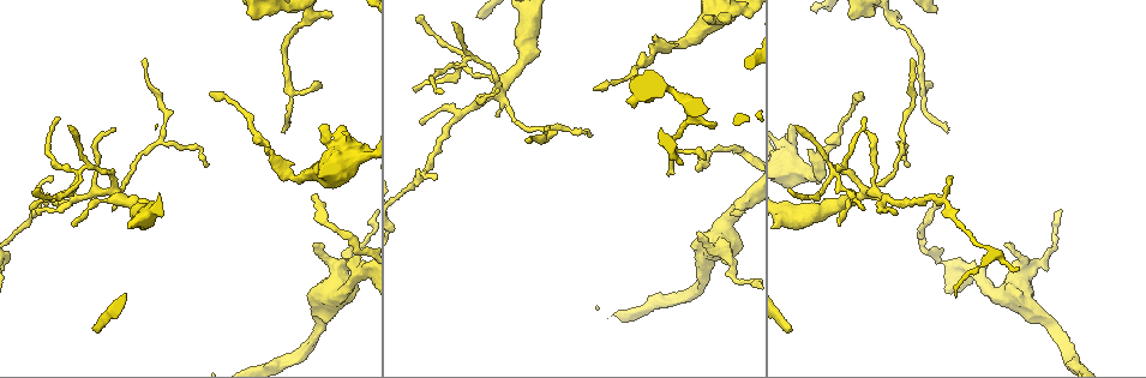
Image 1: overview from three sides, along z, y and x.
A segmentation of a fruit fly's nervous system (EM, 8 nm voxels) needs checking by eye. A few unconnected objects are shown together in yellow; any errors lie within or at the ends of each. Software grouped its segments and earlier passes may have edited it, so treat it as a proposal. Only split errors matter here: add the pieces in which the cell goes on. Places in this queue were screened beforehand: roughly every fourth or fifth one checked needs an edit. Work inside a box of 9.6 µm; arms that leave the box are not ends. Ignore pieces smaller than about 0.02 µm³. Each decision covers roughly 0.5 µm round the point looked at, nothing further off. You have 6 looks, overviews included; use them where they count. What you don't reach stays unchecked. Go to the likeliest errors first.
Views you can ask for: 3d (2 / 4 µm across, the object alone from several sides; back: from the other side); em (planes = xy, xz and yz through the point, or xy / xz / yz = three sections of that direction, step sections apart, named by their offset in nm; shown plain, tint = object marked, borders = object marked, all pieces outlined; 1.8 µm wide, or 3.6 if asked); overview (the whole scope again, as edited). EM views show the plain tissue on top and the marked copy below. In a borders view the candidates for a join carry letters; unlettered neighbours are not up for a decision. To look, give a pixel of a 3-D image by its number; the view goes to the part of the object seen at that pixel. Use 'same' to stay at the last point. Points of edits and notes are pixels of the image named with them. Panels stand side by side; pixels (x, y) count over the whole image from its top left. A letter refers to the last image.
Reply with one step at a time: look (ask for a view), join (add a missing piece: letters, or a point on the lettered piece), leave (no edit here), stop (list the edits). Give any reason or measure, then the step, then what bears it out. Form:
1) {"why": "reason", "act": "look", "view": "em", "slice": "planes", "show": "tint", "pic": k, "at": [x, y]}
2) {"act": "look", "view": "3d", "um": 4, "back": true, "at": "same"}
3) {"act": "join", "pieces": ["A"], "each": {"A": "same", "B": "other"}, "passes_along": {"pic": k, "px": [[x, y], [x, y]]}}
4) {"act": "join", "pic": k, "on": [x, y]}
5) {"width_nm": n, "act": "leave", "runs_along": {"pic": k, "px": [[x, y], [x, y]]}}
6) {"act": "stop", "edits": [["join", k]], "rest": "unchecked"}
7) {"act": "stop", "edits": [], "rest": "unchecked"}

{"act": "look", "view": "em", "slice": "yz", "step": 8, "show": "borders", "pic": 1, "at": [252, 17]}

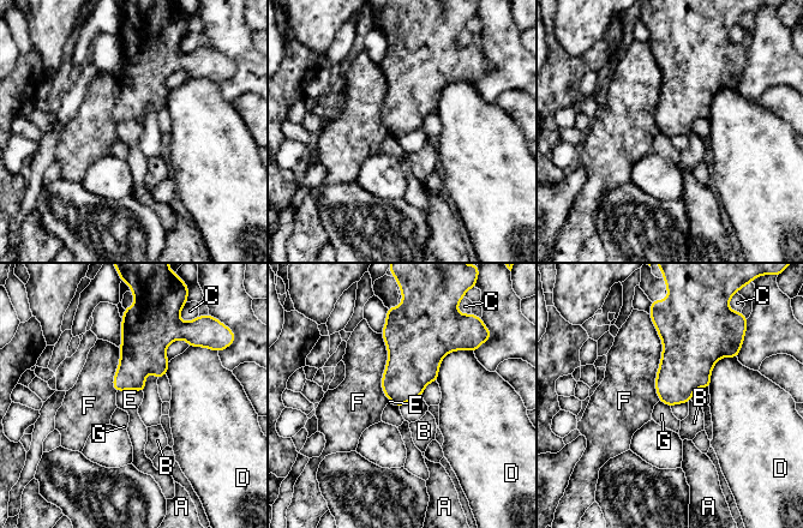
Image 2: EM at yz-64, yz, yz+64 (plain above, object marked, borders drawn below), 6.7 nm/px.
{"act": "leave", "each": {"A": "other", "B": "other", "C": "other", "D": "other", "E": "other", "F": "other", "G": "other"}, "found": "none of them fits"}

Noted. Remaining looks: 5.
{"why": "four or more arms meet", "act": "look", "view": "em", "slice": "xz", "step": 16, "show": "borders", "pic": 1, "at": [114, 190]}

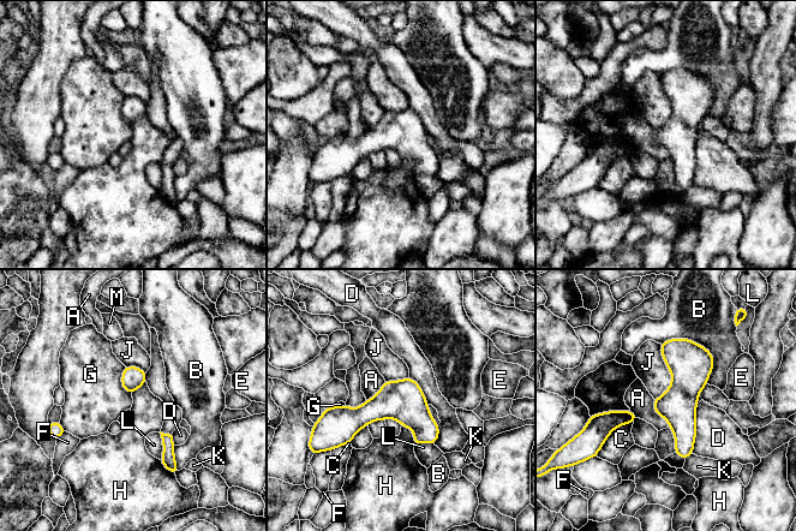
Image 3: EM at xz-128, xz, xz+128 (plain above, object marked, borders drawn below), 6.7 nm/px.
{"act": "look", "view": "em", "slice": "planes", "show": "borders", "at": "same"}

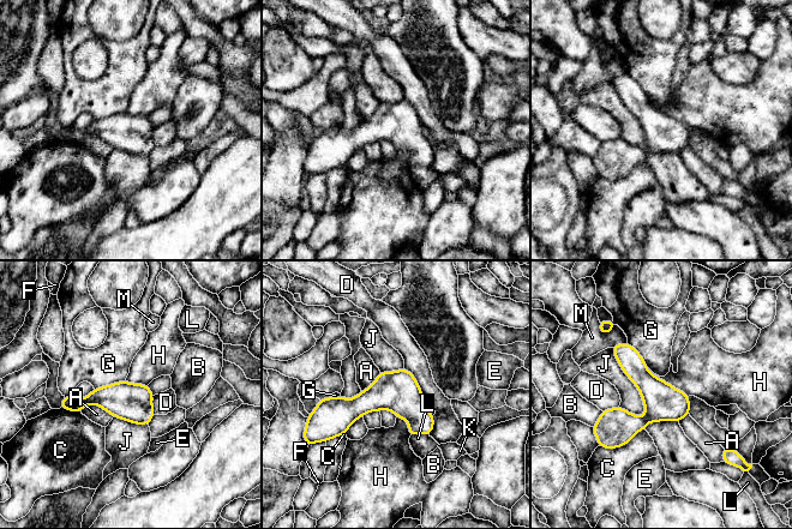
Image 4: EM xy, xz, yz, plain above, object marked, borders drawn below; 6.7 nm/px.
{"act": "leave", "each": {"A": "other", "B": "other", "C": "other", "D": "other", "E": "other", "F": "other", "G": "other", "H": "other", "J": "other", "K": "other", "L": "other", "M": "other"}, "border": {"pic": 4, "px": [[647, 368], [688, 396]]}, "found": "no lettered piece goes on from it"}

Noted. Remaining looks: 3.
{"why": "long arm stops here", "act": "look", "view": "3d", "um": 4, "pic": 1, "at": [861, 94]}

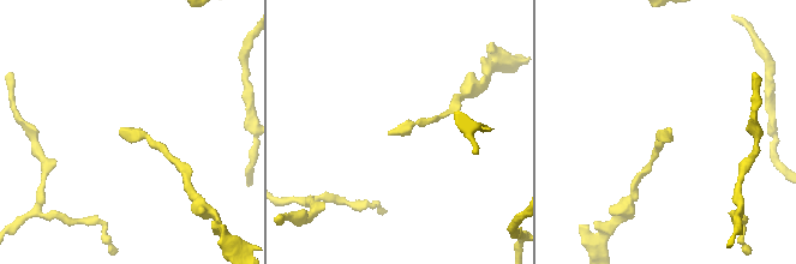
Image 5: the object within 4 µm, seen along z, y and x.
{"act": "look", "view": "em", "slice": "planes", "show": "borders", "pic": 5, "at": [669, 134]}

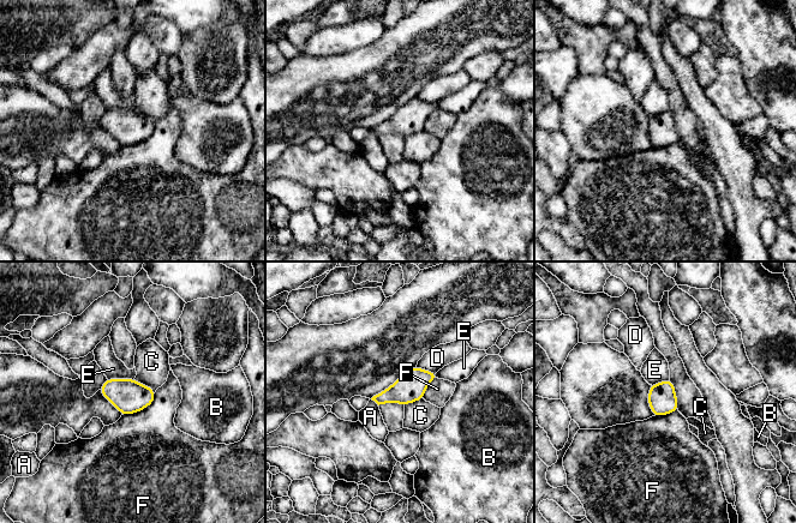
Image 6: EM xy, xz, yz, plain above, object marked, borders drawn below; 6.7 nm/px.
{"act": "leave", "each": {"A": "other", "B": "other", "C": "other", "D": "other", "E": "other", "F": "other"}, "border": {"pic": 6, "px": [[133, 379], [148, 385], [154, 392]]}, "found": "no lettered piece goes on from it"}

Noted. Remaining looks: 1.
{"act": "stop", "edits": [], "rest": "unchecked"}

